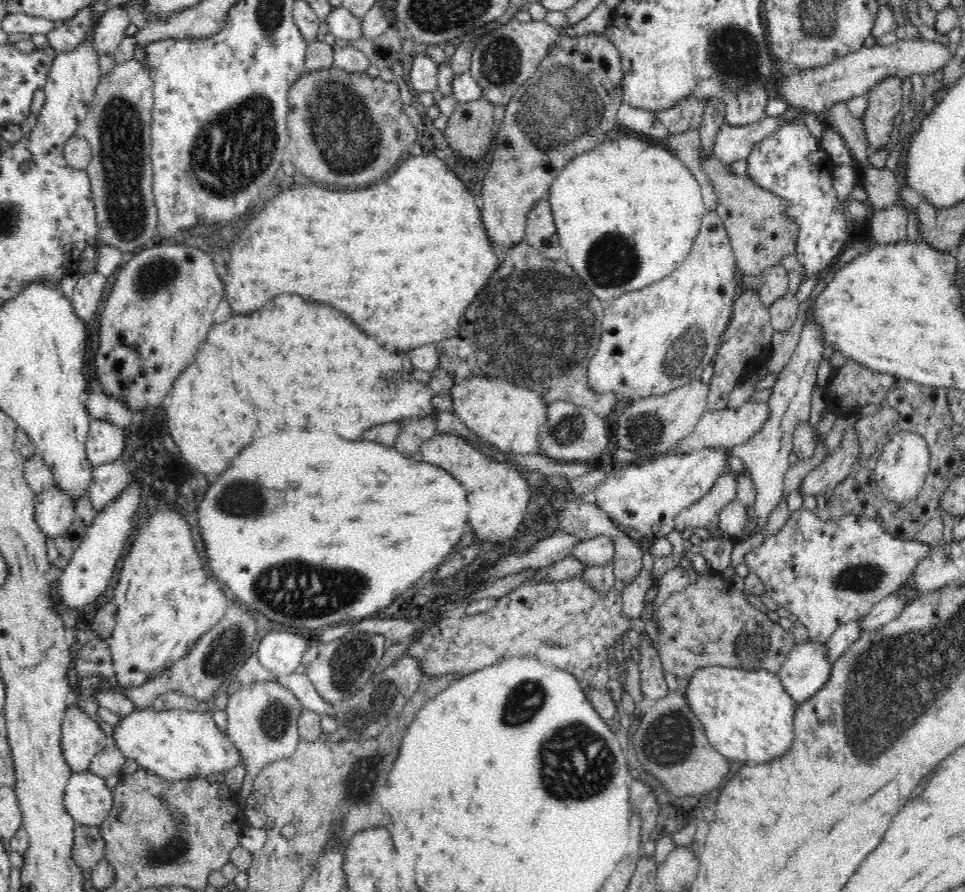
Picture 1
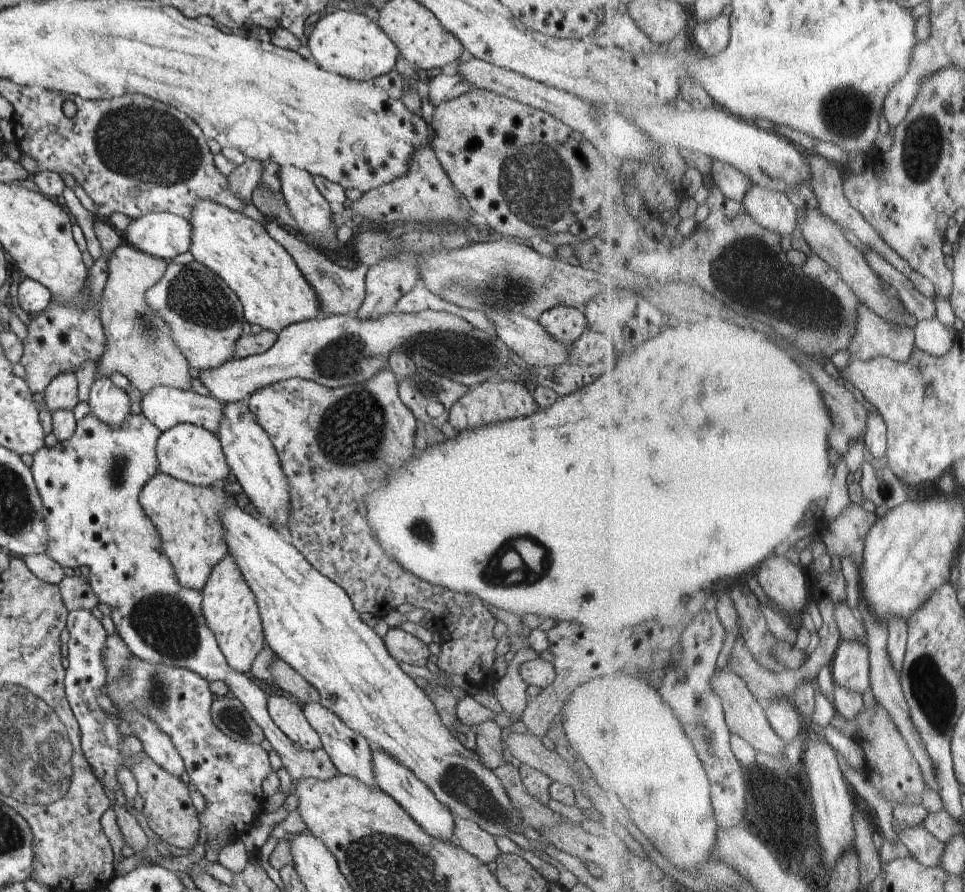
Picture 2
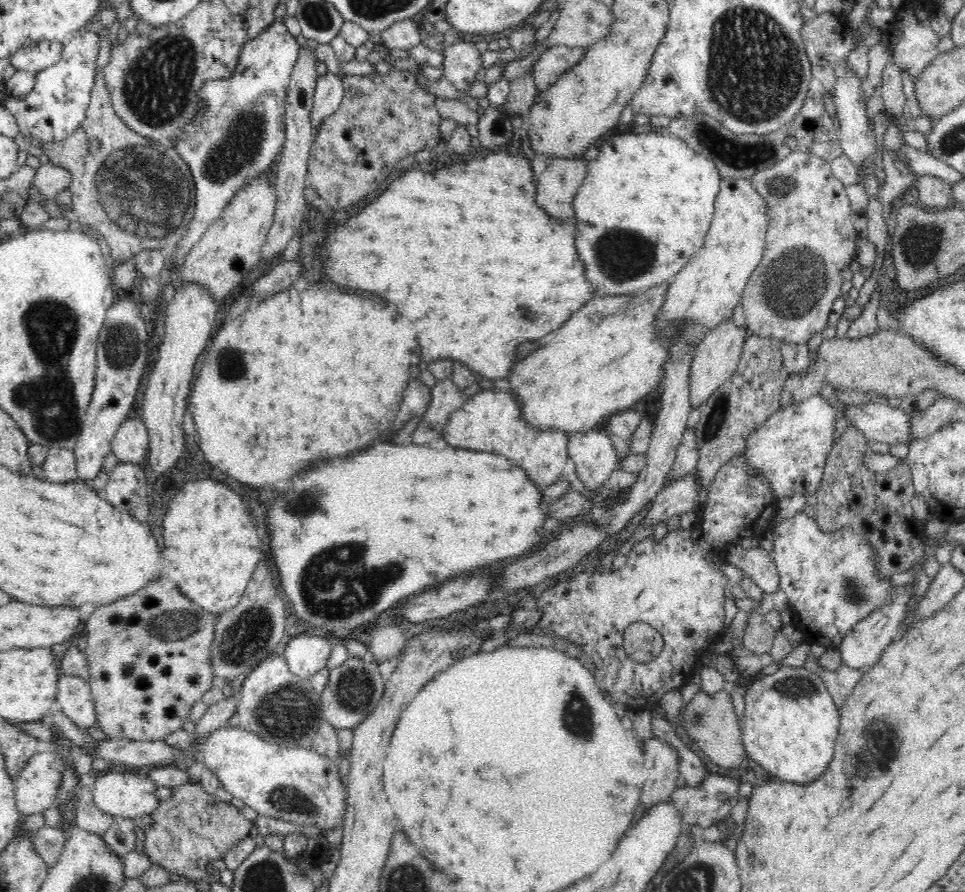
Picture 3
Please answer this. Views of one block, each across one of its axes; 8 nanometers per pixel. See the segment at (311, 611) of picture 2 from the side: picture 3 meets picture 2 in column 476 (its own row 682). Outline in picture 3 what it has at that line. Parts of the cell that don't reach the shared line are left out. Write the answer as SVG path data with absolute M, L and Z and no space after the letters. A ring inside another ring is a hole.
M781 667L777 673L766 675L751 684L744 696L745 712L740 721L740 734L746 755L752 764L758 764L763 772L786 783L808 784L824 774L833 759L838 728L840 728L840 711L838 705L828 693L822 678L814 668Z

